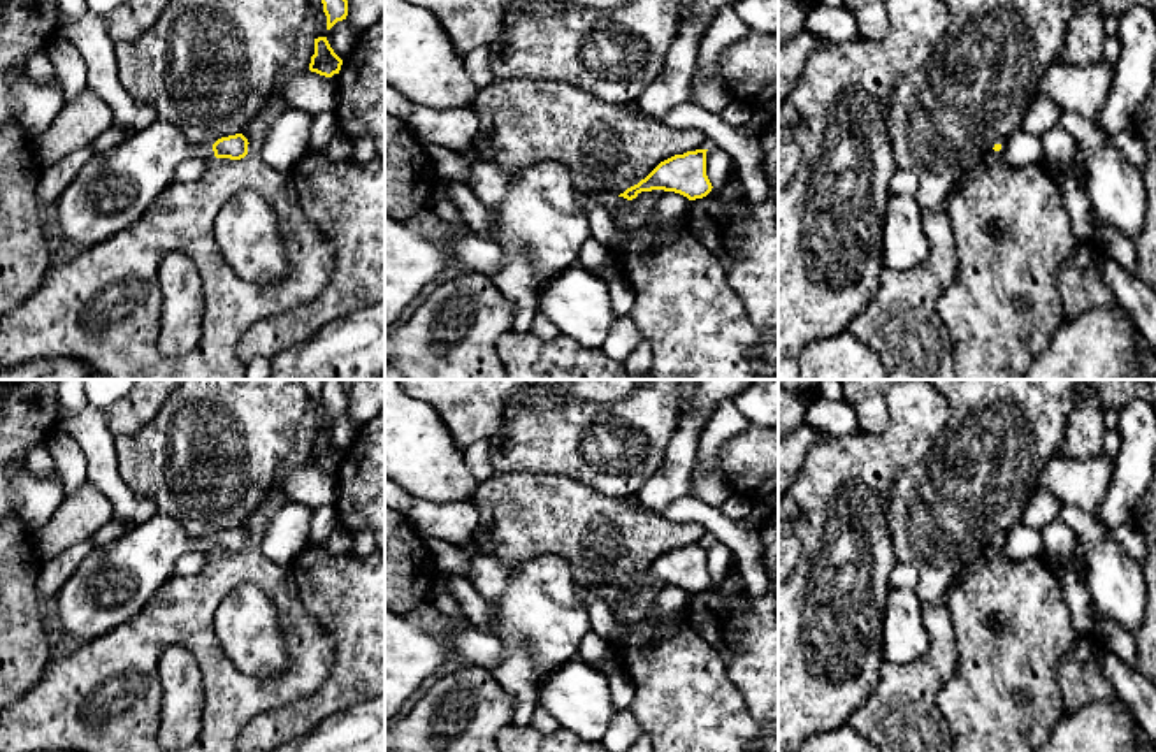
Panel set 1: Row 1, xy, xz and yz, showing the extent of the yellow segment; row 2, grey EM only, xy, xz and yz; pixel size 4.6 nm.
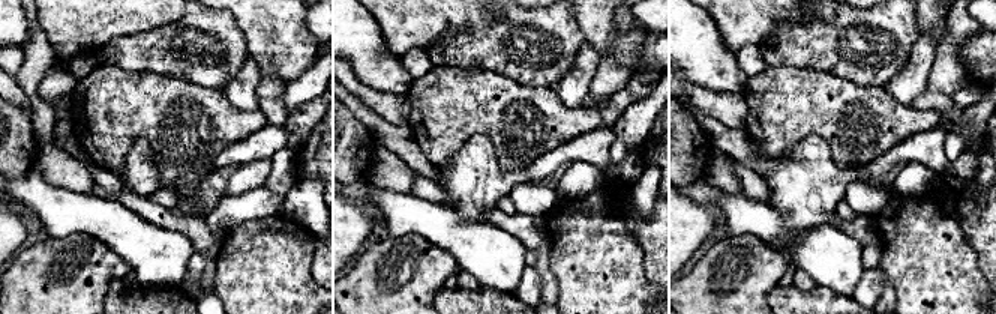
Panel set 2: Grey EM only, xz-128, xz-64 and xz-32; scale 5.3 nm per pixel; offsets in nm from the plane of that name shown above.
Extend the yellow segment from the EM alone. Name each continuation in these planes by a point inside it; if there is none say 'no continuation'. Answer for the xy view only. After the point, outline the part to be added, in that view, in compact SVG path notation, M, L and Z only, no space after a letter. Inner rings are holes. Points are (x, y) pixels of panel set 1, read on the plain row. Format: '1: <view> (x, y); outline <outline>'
1: xy (115, 582); outline M163 513L134 524L125 536L93 548L60 589L61 629L77 641L91 641L132 620L190 552L213 553L213 539L191 536Z

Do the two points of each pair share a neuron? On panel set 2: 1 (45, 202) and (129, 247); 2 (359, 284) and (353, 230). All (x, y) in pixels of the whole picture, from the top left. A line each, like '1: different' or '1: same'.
1: same
2: different

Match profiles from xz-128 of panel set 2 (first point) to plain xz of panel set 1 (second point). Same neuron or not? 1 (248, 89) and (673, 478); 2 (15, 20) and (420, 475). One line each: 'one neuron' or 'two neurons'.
1: one neuron
2: one neuron

